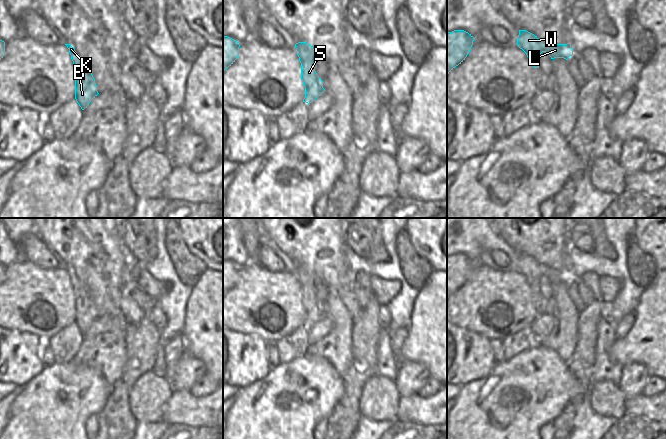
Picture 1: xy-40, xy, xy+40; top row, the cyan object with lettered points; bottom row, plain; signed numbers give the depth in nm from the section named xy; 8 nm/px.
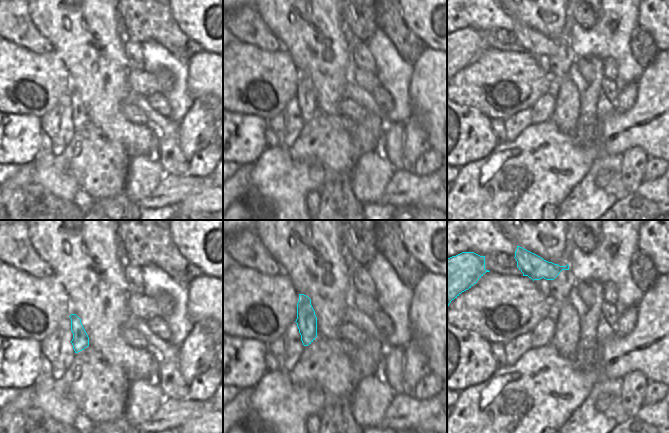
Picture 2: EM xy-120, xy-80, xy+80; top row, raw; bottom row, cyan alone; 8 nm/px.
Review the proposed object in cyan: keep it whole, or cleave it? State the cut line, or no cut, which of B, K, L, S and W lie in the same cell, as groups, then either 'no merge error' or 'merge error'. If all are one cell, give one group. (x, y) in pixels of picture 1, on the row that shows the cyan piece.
cut xy+40 (523, 50), (539, 54); groups B K S / L W; merge error

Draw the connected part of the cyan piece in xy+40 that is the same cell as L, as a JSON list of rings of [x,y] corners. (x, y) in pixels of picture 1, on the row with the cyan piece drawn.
[[[519,30],[519,35],[516,40],[518,47],[523,51],[526,50],[530,54],[541,54],[542,52],[546,52],[551,59],[564,58],[566,60],[573,55],[573,49],[570,43],[552,44],[540,40],[537,36],[526,30]]]

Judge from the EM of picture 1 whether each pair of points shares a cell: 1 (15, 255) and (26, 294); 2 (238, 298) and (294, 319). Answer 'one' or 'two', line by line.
1: two
2: one

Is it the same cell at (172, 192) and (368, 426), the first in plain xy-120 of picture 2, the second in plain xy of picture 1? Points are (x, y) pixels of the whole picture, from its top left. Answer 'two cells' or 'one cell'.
two cells

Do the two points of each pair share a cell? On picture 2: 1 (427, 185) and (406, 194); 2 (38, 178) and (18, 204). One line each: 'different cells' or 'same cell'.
1: same cell
2: different cells

